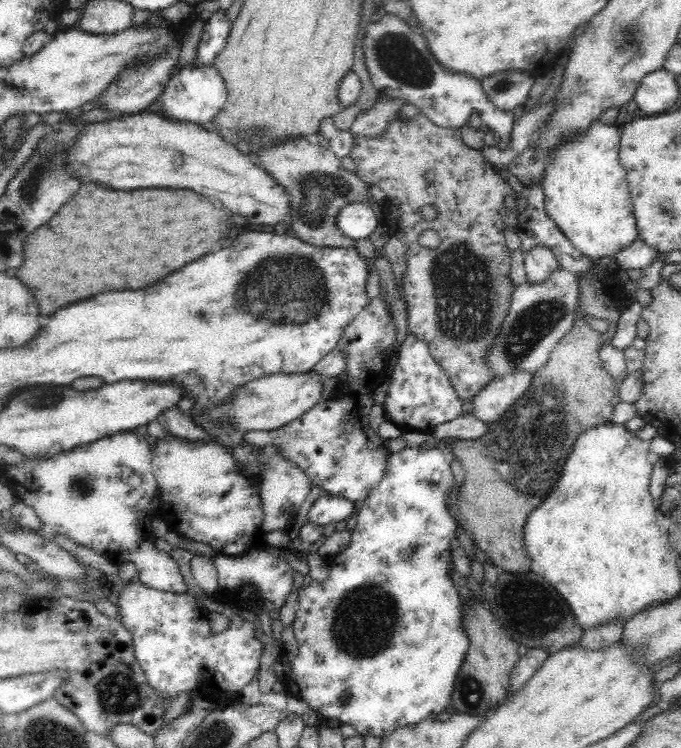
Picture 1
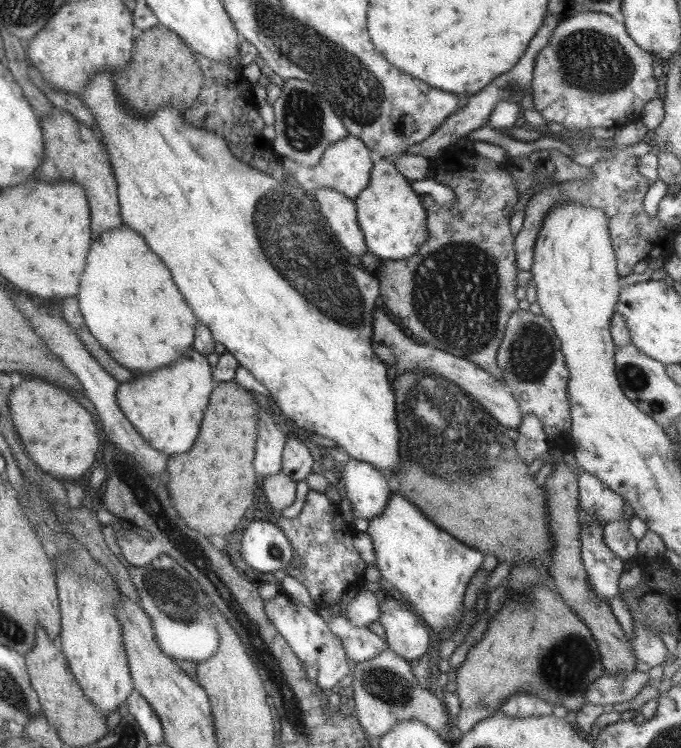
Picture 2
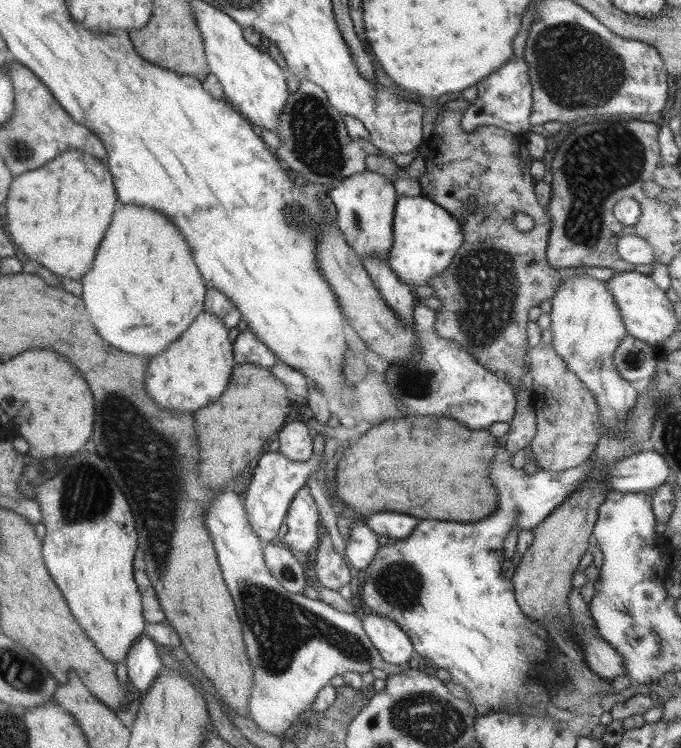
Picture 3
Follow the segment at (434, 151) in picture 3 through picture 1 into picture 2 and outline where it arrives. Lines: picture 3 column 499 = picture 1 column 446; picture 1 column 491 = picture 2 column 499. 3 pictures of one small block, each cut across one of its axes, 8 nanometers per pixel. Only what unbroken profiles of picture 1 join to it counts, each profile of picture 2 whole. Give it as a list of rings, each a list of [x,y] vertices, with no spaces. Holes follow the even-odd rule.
[[[455,146],[446,149],[441,157],[429,160],[426,177],[450,187],[456,193],[456,201],[452,209],[448,209],[440,206],[428,194],[419,196],[426,209],[429,237],[410,258],[382,260],[379,268],[372,273],[380,281],[379,303],[384,310],[400,316],[404,328],[422,338],[430,347],[470,360],[503,382],[502,371],[496,363],[496,350],[504,338],[508,318],[519,309],[519,300],[514,294],[518,272],[515,235],[510,229],[510,210],[516,204],[521,204],[516,184],[508,173],[506,162],[496,163],[474,150],[466,151]]]

